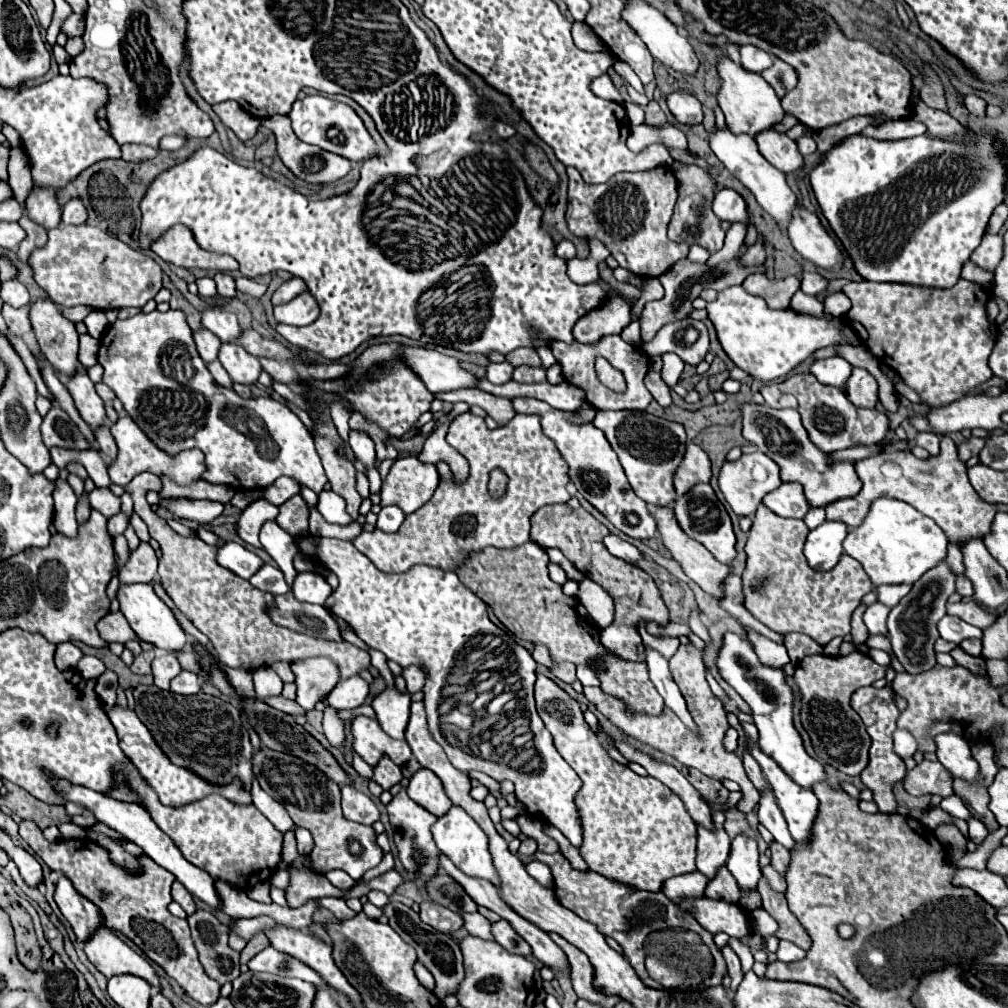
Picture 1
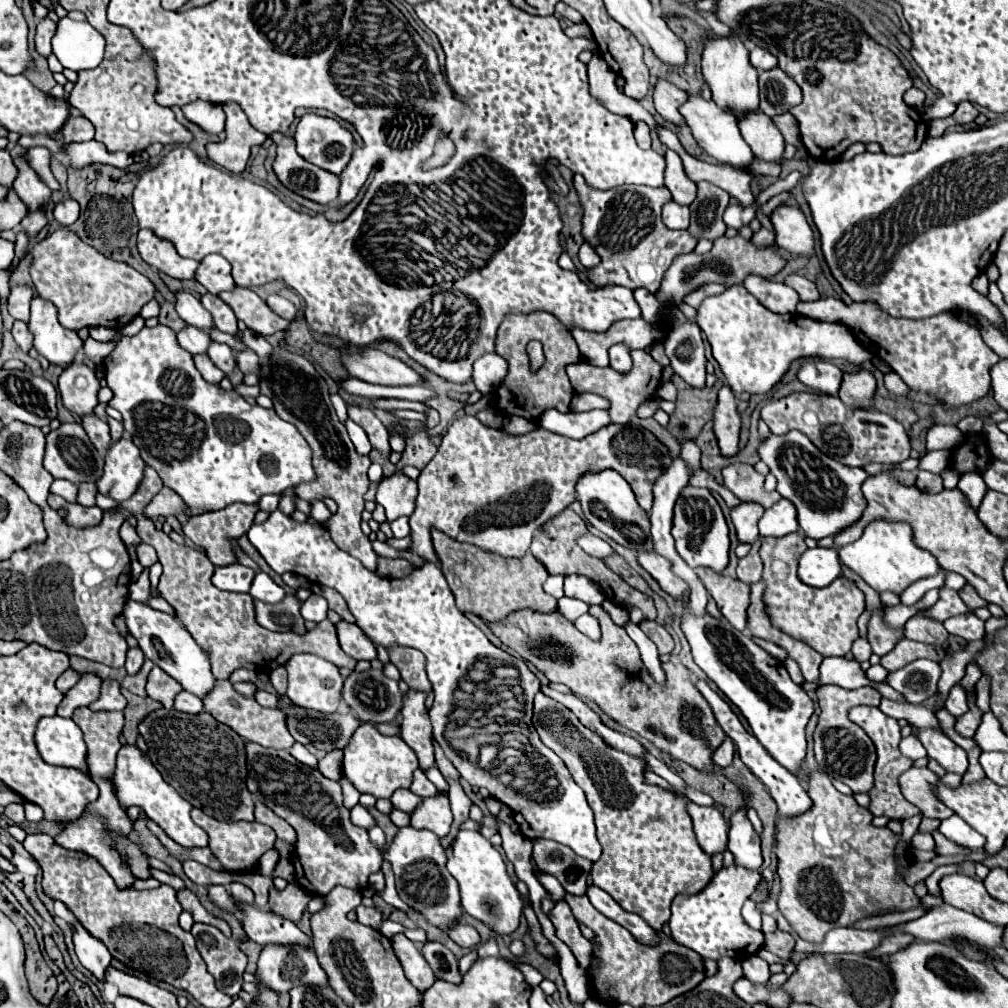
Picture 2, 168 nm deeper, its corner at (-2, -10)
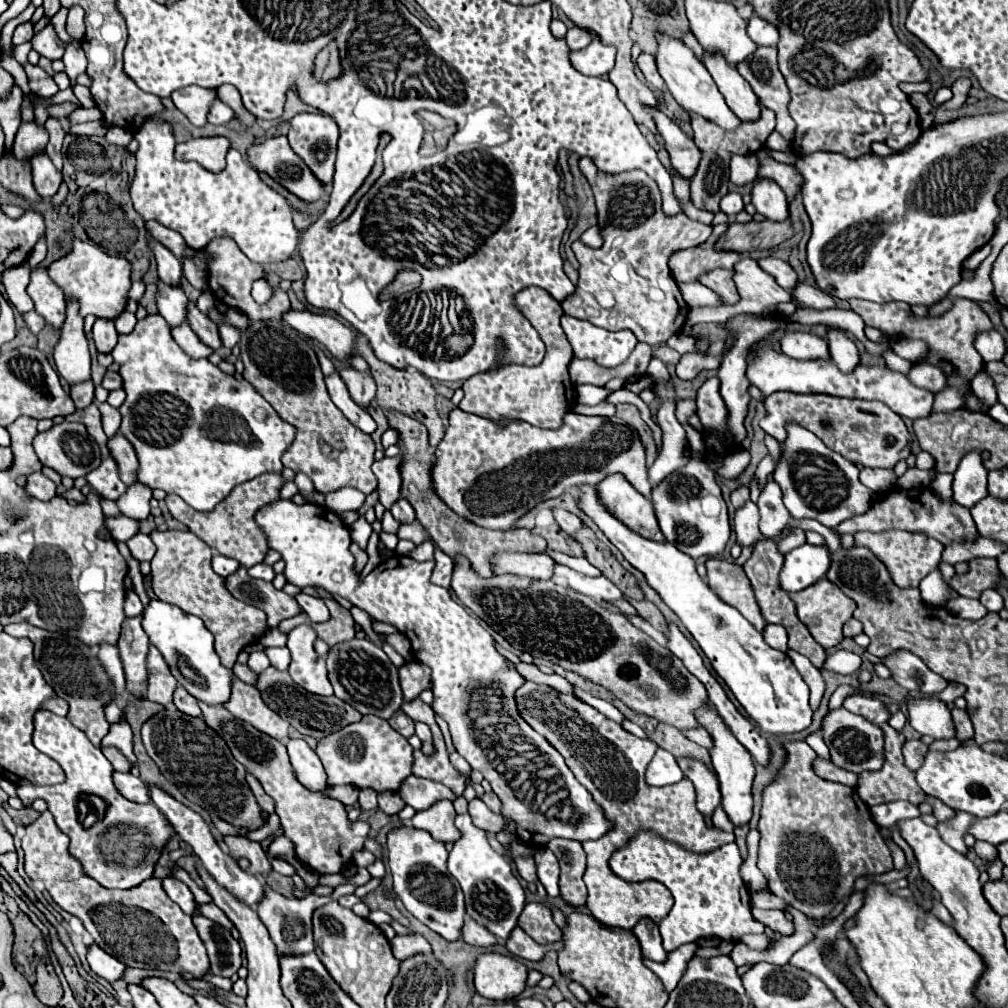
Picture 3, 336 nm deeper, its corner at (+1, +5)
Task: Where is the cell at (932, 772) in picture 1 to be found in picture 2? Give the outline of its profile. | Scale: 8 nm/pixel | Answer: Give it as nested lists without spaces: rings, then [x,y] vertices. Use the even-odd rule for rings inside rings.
[[[911,766],[901,778],[899,778],[899,786],[903,796],[915,804],[921,814],[925,818],[935,818],[935,820],[945,820],[951,816],[949,808],[945,808],[945,804],[941,804],[937,800],[937,796],[933,796],[933,786],[937,784],[937,774],[933,774],[927,766],[925,768],[917,768]]]

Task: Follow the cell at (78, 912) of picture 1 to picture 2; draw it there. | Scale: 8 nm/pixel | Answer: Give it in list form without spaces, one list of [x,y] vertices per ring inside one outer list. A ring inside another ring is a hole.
[[[77,922],[77,926],[73,928],[73,942],[75,942],[75,952],[79,956],[79,962],[101,982],[105,982],[105,972],[111,964],[111,956],[109,950],[93,936],[85,934],[85,928],[81,928],[81,924]]]

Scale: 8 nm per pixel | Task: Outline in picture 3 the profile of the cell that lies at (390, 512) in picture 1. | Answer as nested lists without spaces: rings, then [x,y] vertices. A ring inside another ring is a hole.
[[[398,499],[394,505],[392,505],[392,515],[394,515],[394,519],[398,521],[398,523],[412,523],[414,519],[416,519],[416,515],[414,515],[414,509],[412,509],[412,505],[406,501],[406,499]]]

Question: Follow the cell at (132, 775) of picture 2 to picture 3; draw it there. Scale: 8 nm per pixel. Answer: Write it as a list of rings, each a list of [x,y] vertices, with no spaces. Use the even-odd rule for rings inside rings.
[[[38,709],[34,715],[32,739],[44,755],[64,765],[66,781],[54,787],[22,785],[18,787],[18,797],[22,799],[22,803],[30,805],[34,799],[44,799],[48,803],[48,811],[54,815],[56,825],[70,837],[70,853],[80,859],[86,873],[100,885],[112,889],[130,889],[152,877],[154,863],[158,861],[164,843],[174,837],[162,813],[154,805],[138,805],[126,799],[126,821],[118,821],[116,825],[116,807],[122,795],[114,787],[114,767],[102,755],[102,751],[92,745],[86,733],[74,727],[66,717]],[[94,795],[106,803],[104,819],[96,819]]]

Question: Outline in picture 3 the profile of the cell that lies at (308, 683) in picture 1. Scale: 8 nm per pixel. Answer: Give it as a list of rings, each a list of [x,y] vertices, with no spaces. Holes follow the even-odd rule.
[[[306,623],[294,627],[288,633],[286,647],[292,655],[288,673],[294,679],[294,683],[302,685],[306,691],[316,695],[332,695],[326,673],[326,659],[314,651],[314,641],[316,633]]]

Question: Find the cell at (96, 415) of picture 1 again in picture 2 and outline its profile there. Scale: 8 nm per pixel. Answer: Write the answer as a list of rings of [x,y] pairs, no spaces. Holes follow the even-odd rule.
[[[71,362],[59,376],[59,392],[67,410],[77,416],[91,414],[97,406],[97,392],[101,384],[95,376],[95,370],[83,362]]]

